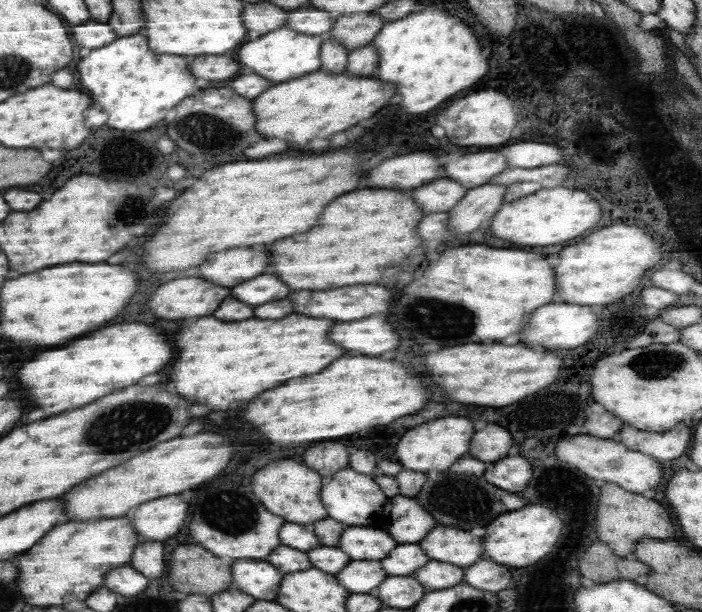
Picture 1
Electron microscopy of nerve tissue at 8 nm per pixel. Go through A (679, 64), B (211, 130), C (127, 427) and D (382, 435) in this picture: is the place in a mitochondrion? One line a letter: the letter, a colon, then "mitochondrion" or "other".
A: other
B: mitochondrion
C: mitochondrion
D: other

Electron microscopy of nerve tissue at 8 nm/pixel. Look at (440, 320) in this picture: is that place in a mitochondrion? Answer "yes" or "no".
yes

